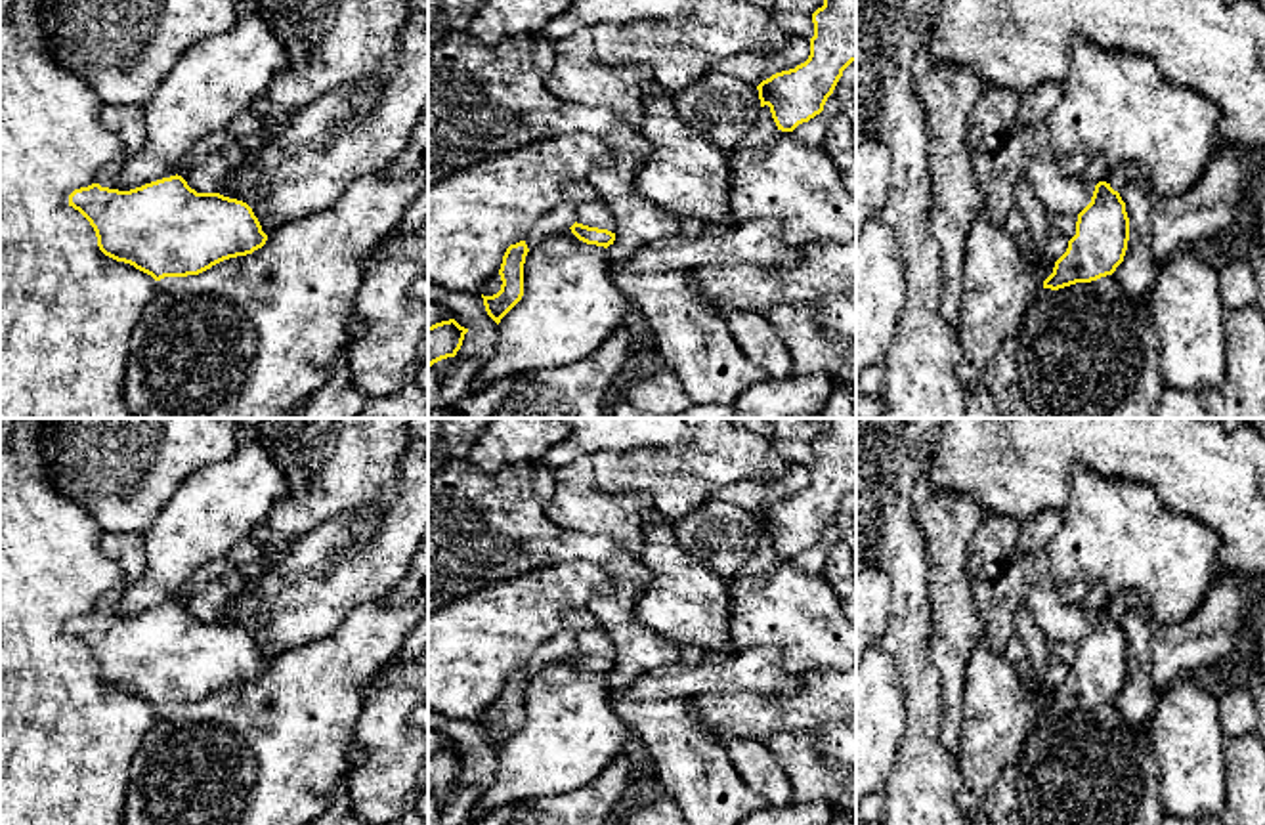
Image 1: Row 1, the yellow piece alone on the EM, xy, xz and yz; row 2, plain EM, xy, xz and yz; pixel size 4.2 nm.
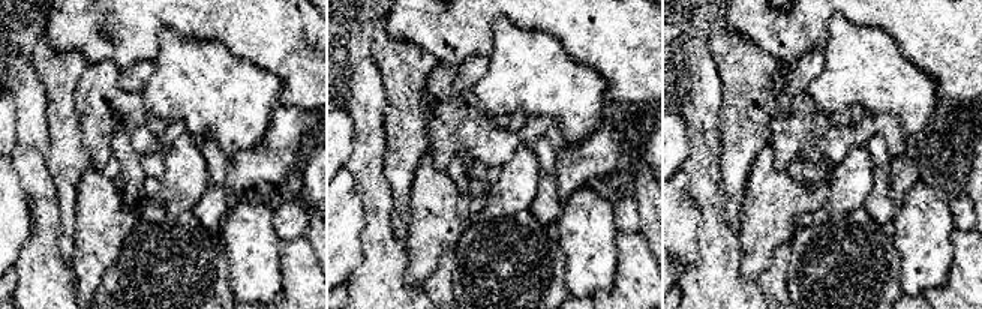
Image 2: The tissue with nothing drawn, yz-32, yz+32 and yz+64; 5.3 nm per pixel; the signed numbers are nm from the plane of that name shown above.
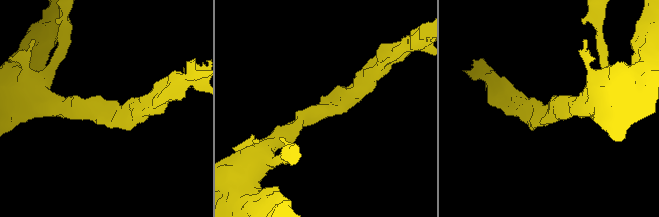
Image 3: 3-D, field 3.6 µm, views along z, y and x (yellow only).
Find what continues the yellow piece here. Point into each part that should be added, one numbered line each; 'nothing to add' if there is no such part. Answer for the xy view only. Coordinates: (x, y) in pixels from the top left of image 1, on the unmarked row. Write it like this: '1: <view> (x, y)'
nothing to add

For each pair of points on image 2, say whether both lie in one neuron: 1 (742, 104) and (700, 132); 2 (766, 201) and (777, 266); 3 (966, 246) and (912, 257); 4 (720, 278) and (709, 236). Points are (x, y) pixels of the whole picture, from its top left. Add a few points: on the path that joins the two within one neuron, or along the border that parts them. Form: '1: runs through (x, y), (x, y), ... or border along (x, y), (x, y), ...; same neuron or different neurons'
1: border along (723, 86), (720, 155); different neurons
2: border along (787, 243), (777, 248), (771, 264), (756, 279); different neurons
3: border along (954, 227), (951, 236), (952, 266), (945, 284); different neurons
4: runs through (718, 267), (717, 246); same neuron

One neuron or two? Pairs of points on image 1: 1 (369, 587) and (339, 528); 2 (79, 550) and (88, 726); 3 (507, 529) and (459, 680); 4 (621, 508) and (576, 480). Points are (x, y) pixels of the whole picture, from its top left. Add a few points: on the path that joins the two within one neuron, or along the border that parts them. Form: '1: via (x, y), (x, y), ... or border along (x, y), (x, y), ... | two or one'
1: via (354, 575), (333, 554), (333, 543) | one
2: via (56, 594), (56, 682) | one
3: border along (532, 570), (461, 594), (450, 604) | two
4: via (610, 508), (604, 508), (587, 491) | one

